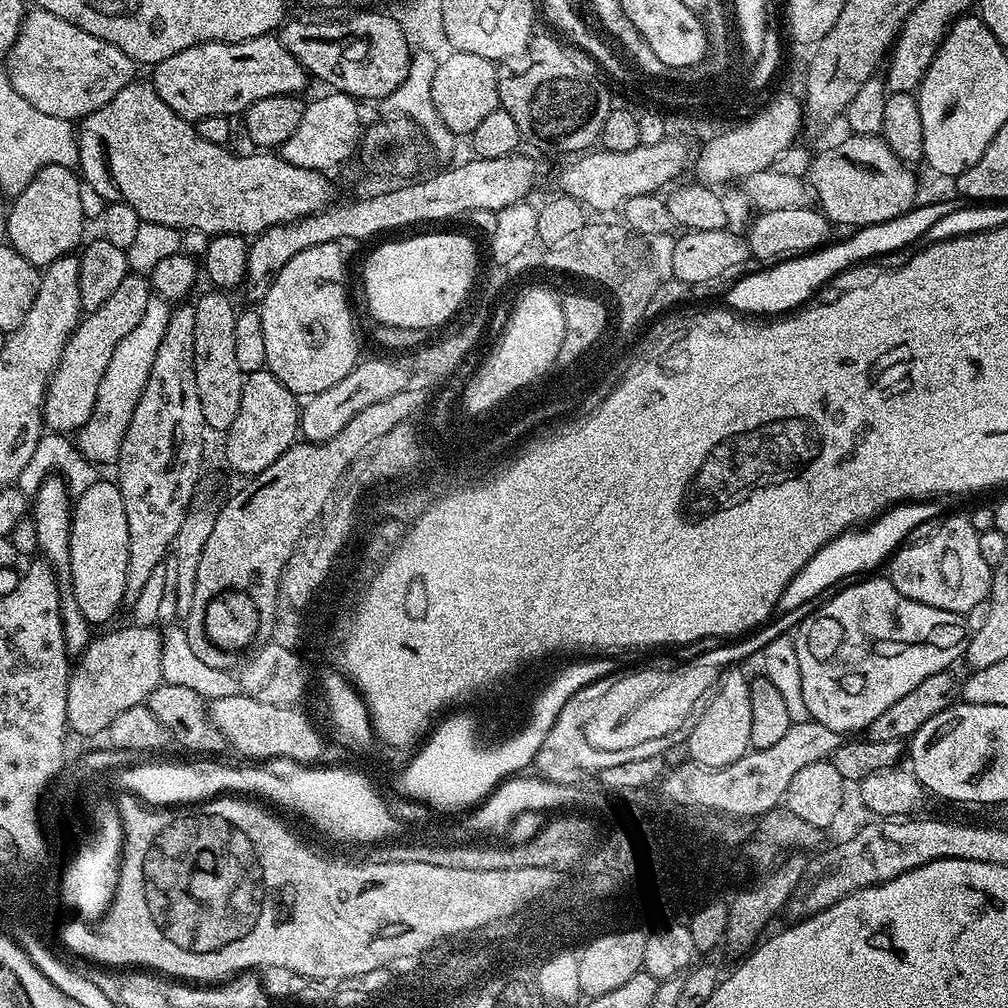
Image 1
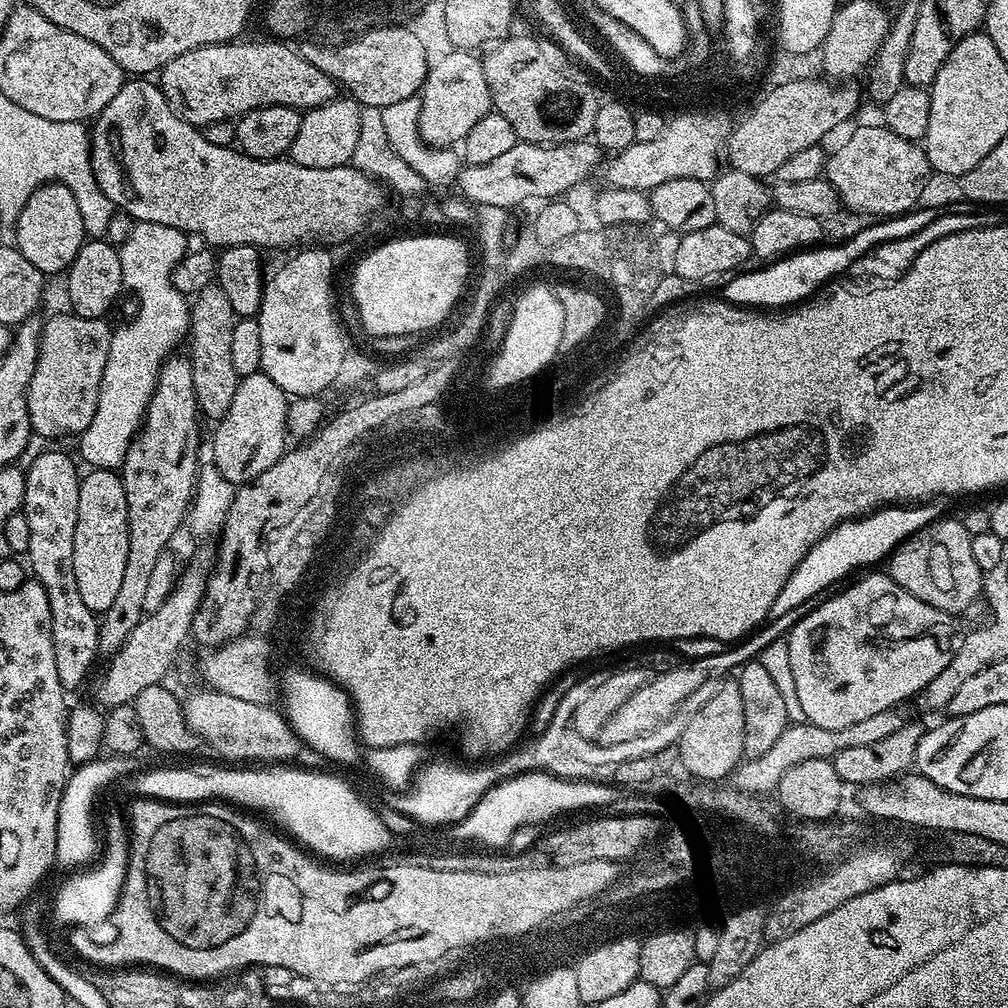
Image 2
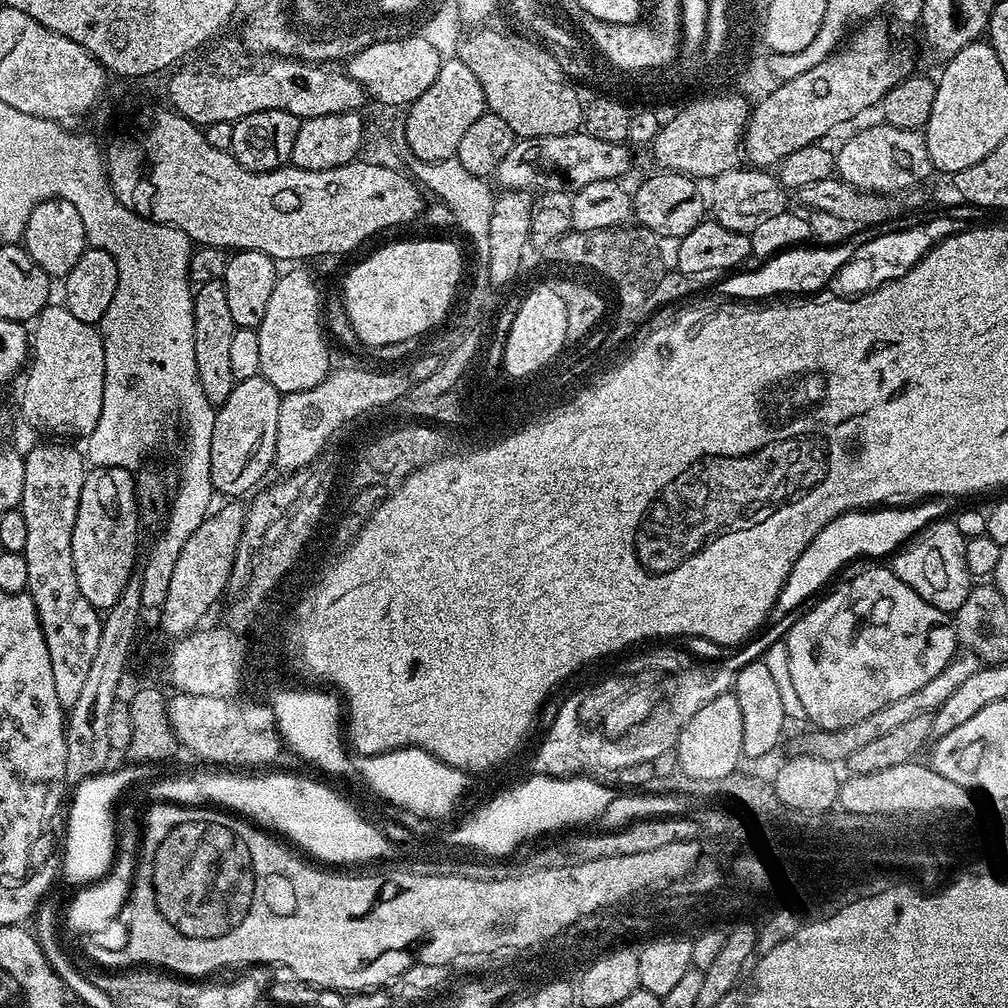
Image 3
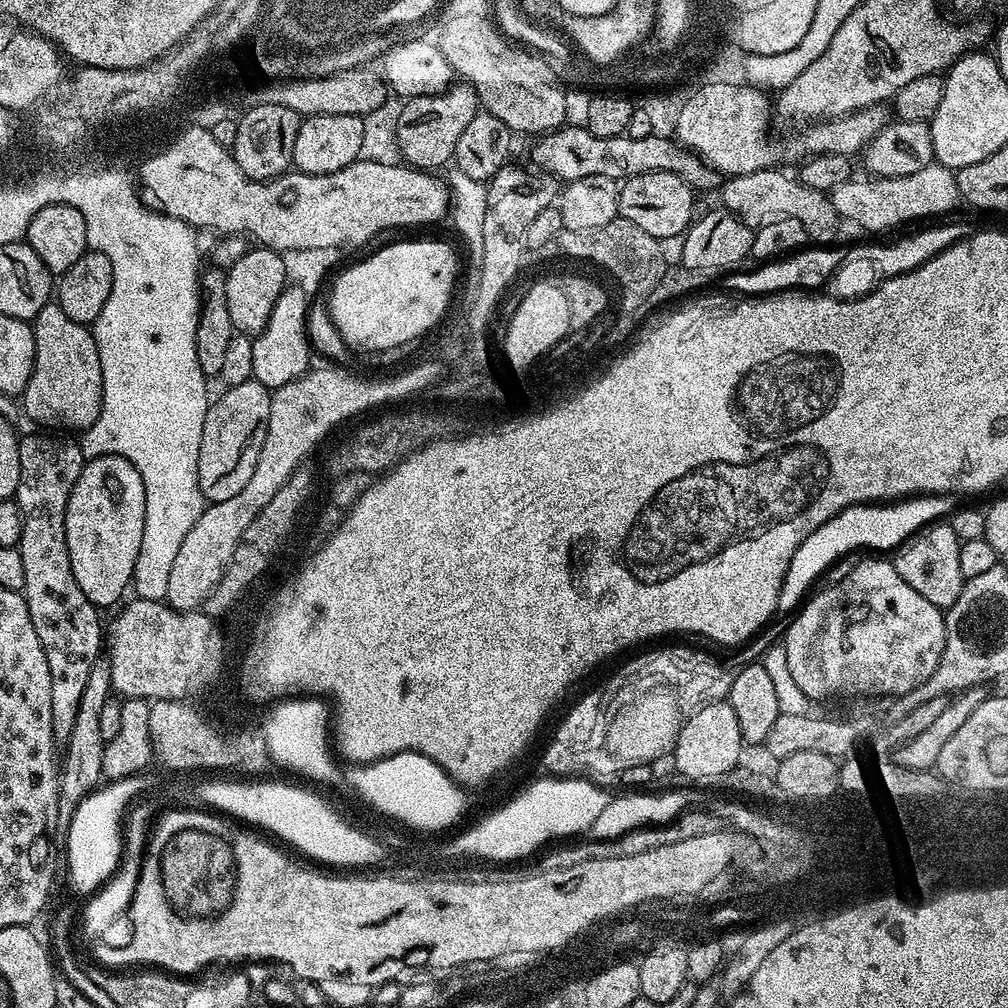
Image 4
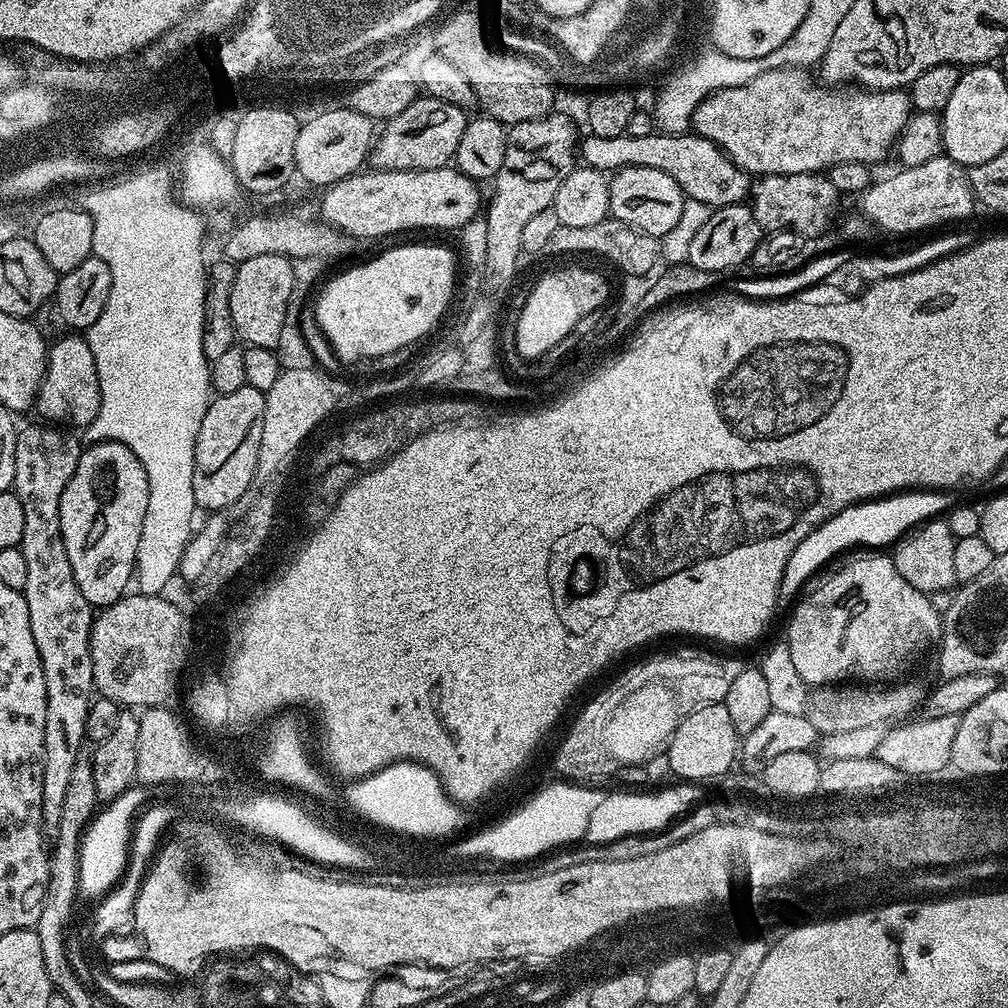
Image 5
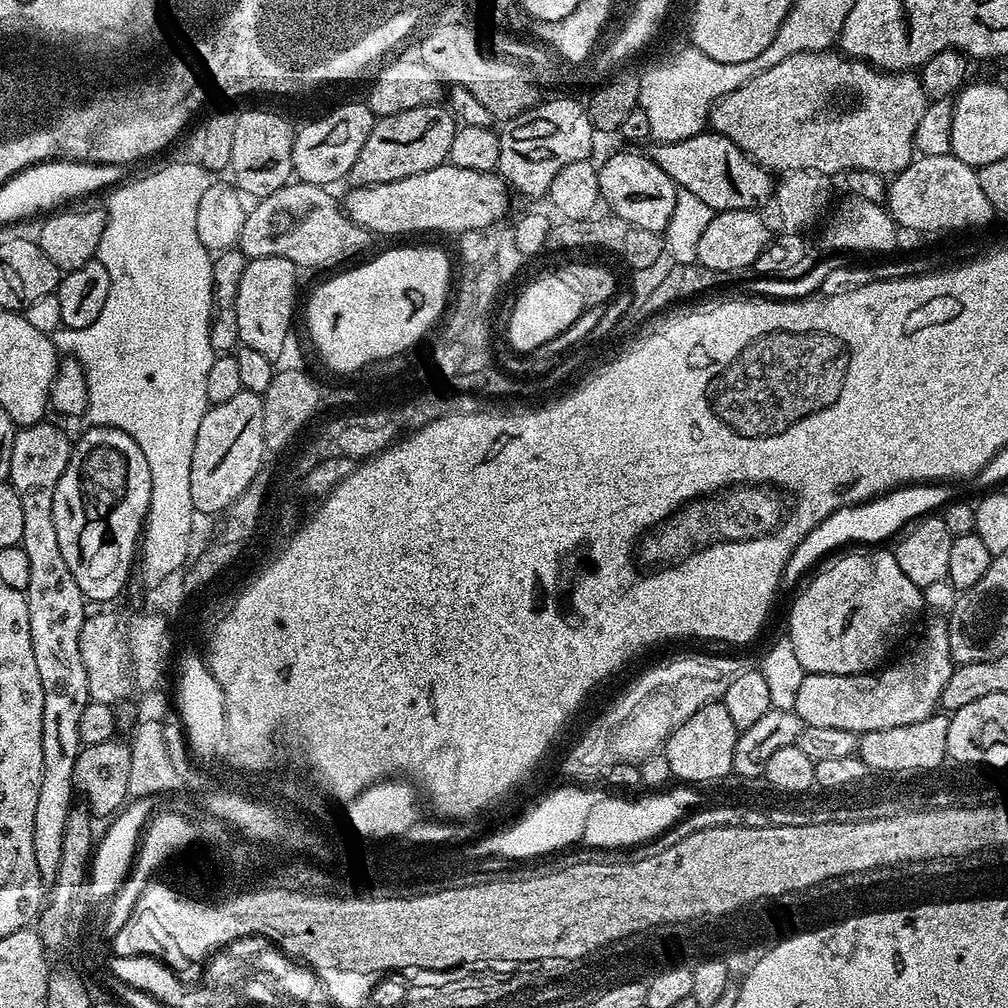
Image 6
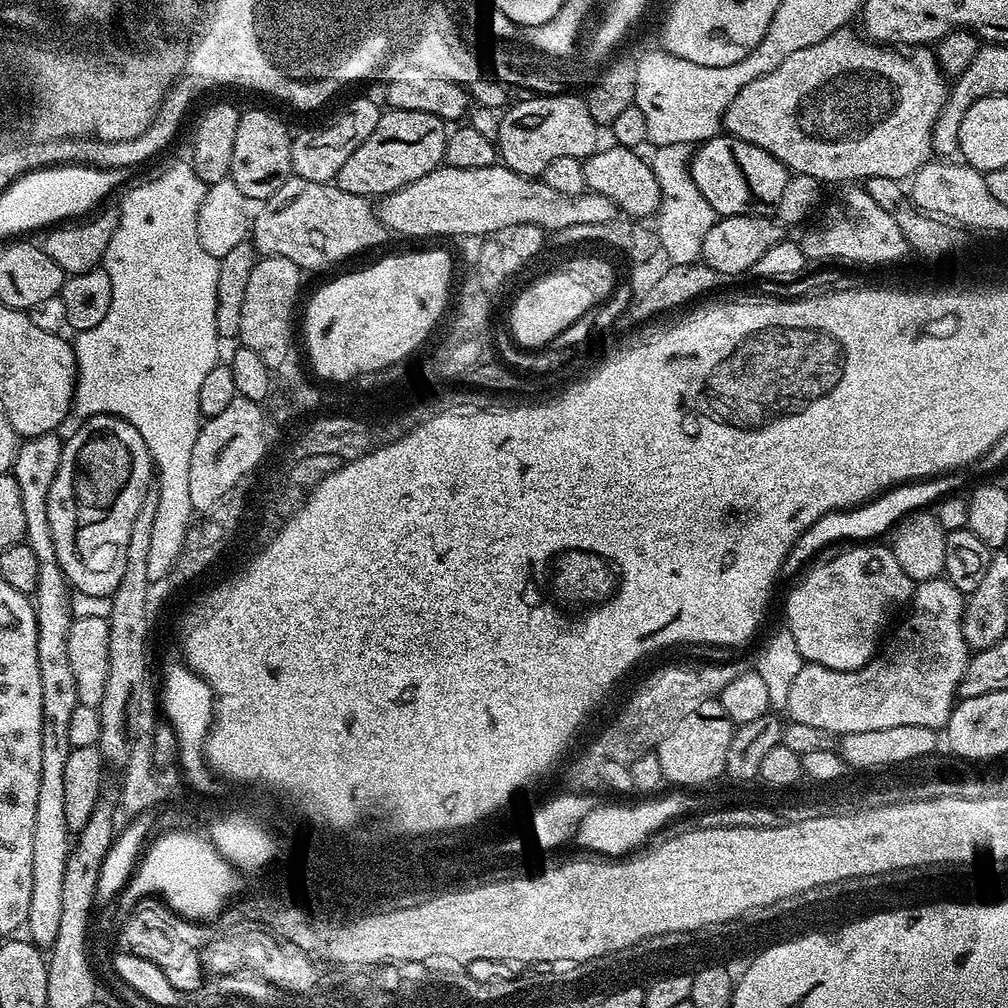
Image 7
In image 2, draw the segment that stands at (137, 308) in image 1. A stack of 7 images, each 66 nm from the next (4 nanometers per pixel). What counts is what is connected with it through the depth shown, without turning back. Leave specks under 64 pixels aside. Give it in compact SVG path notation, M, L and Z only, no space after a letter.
M65 313L45 319L41 325L39 358L27 390L27 409L30 410L33 433L45 440L79 436L93 422L113 334L105 319Z

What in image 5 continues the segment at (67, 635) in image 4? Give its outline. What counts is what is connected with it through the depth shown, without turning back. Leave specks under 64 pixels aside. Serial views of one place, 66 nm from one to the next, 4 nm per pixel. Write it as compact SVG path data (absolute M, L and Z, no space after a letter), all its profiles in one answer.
M50 425L44 426L28 426L21 427L18 430L18 441L15 447L14 462L14 484L13 492L22 503L22 512L25 515L25 525L22 526L22 542L20 549L22 550L22 558L26 558L27 577L26 586L24 587L24 601L28 607L30 614L30 634L34 634L34 646L38 646L38 658L42 662L42 674L46 674L46 742L44 743L44 770L42 776L42 818L44 819L45 829L54 830L58 826L58 822L62 819L62 802L66 795L66 789L70 787L70 774L74 770L74 762L78 762L78 758L82 754L80 743L85 743L88 731L86 730L86 718L88 711L94 699L94 662L90 654L90 638L92 637L92 621L94 619L94 605L84 597L82 590L78 590L78 582L74 582L74 570L70 570L70 558L66 558L66 546L62 542L62 526L60 516L61 494L66 488L66 484L77 469L78 458L82 451L82 444L79 437L74 437L66 432L65 429Z

